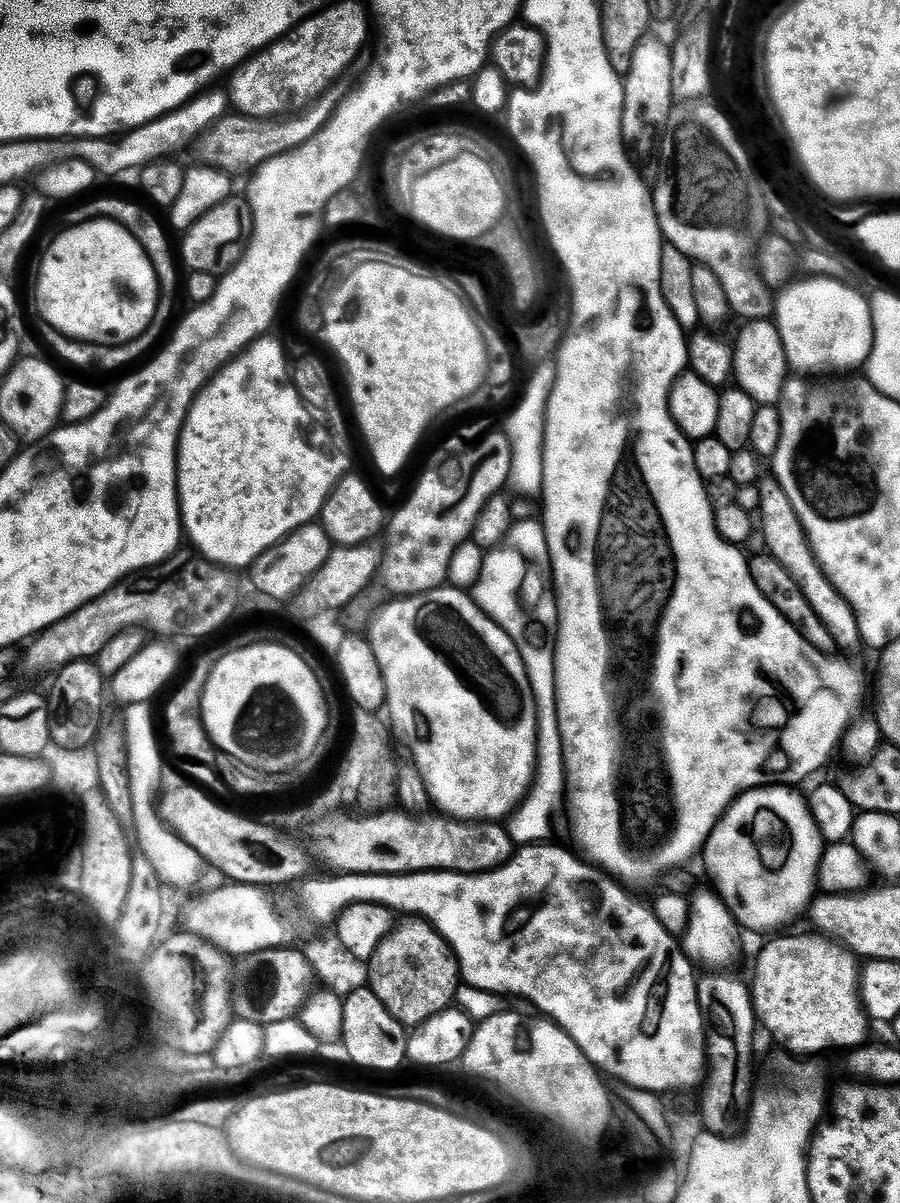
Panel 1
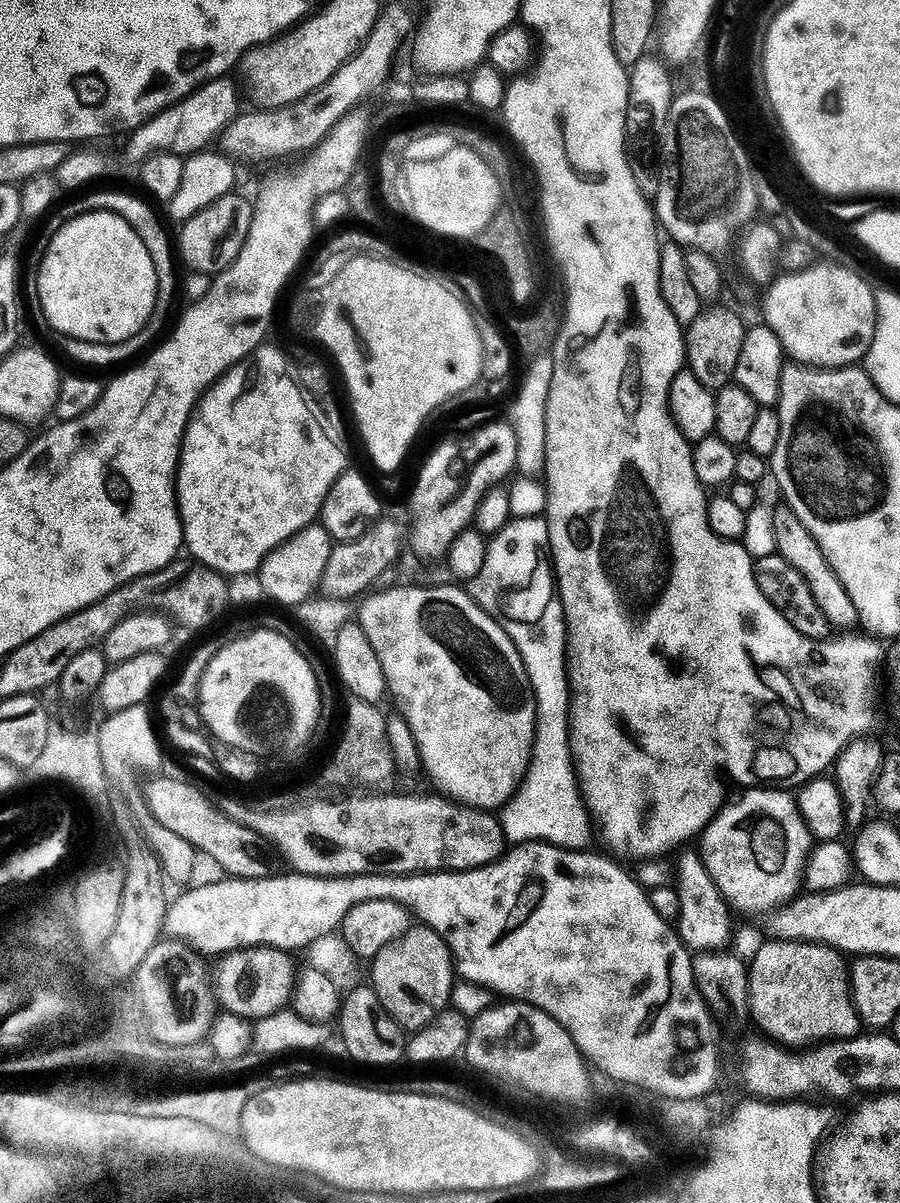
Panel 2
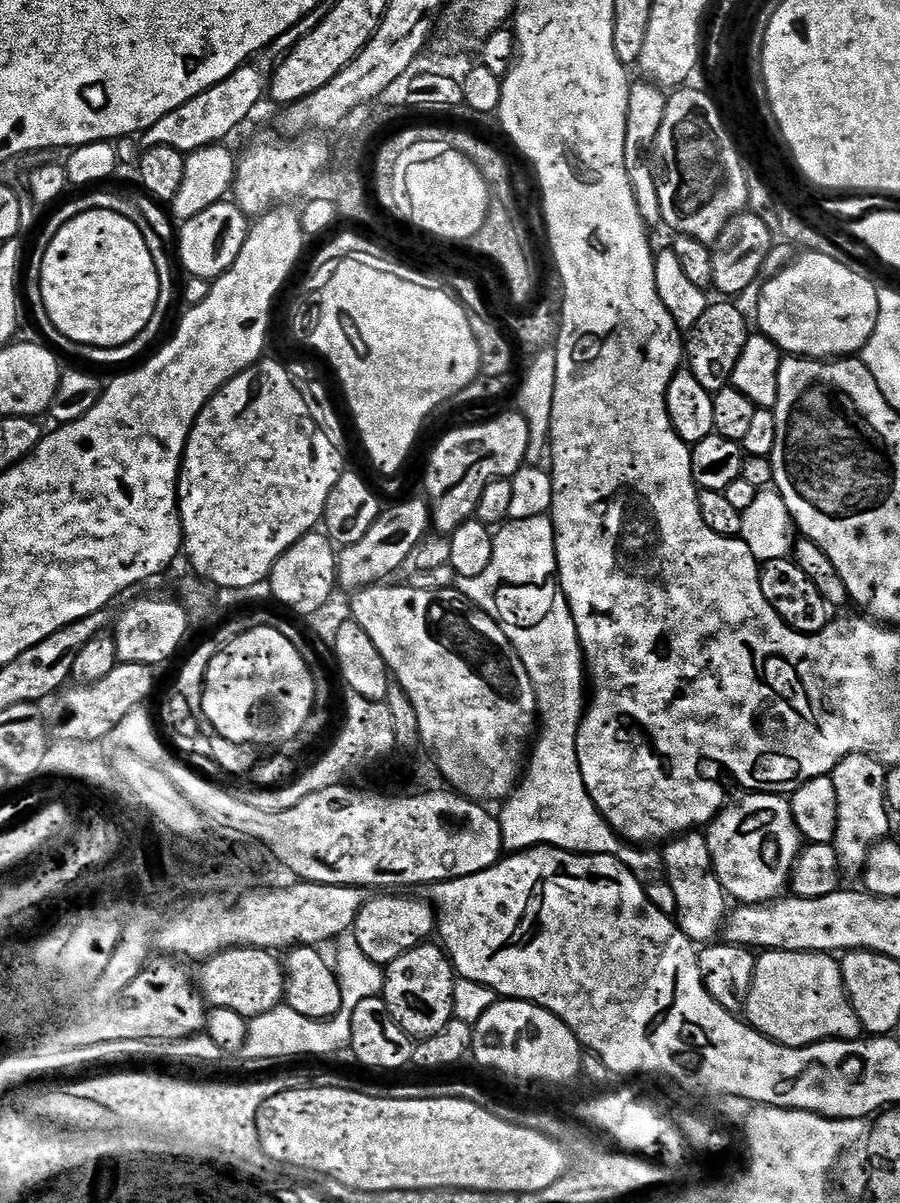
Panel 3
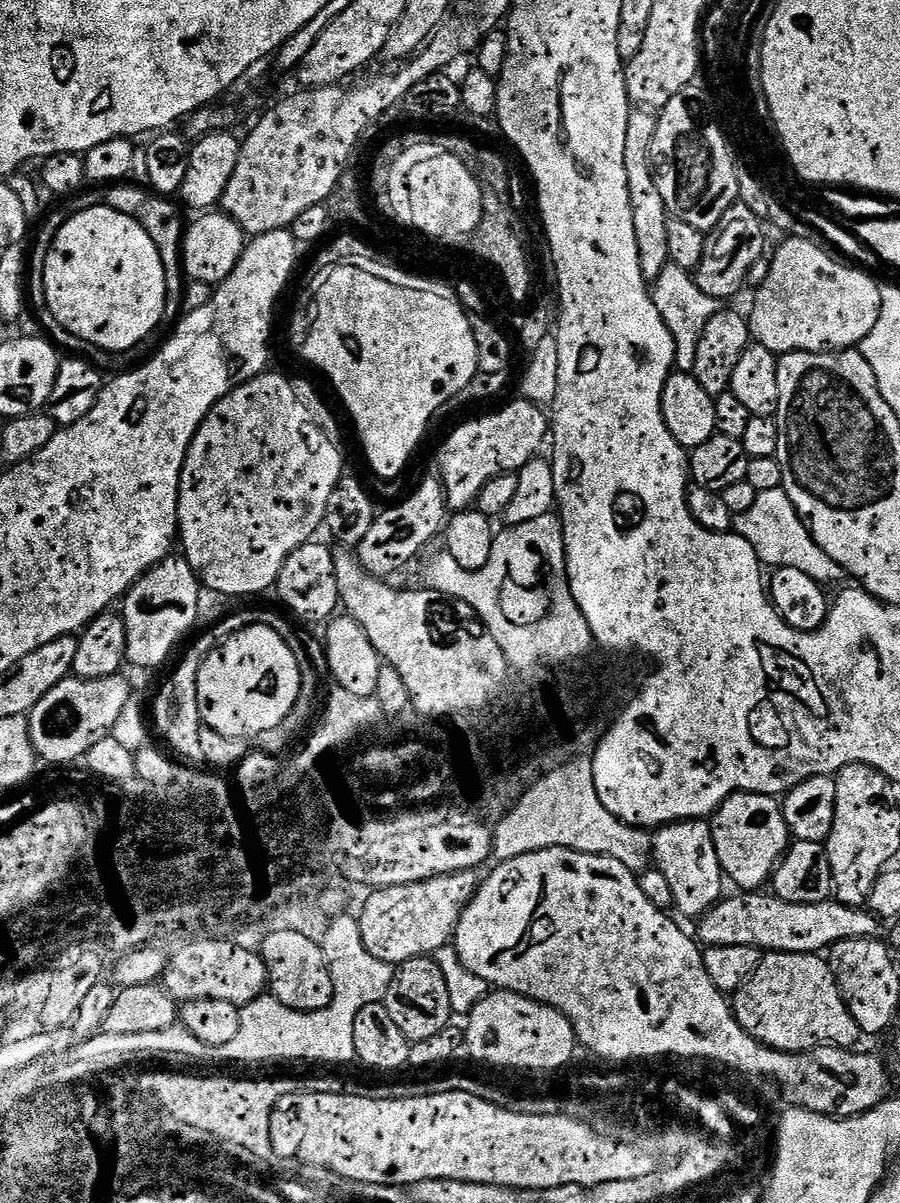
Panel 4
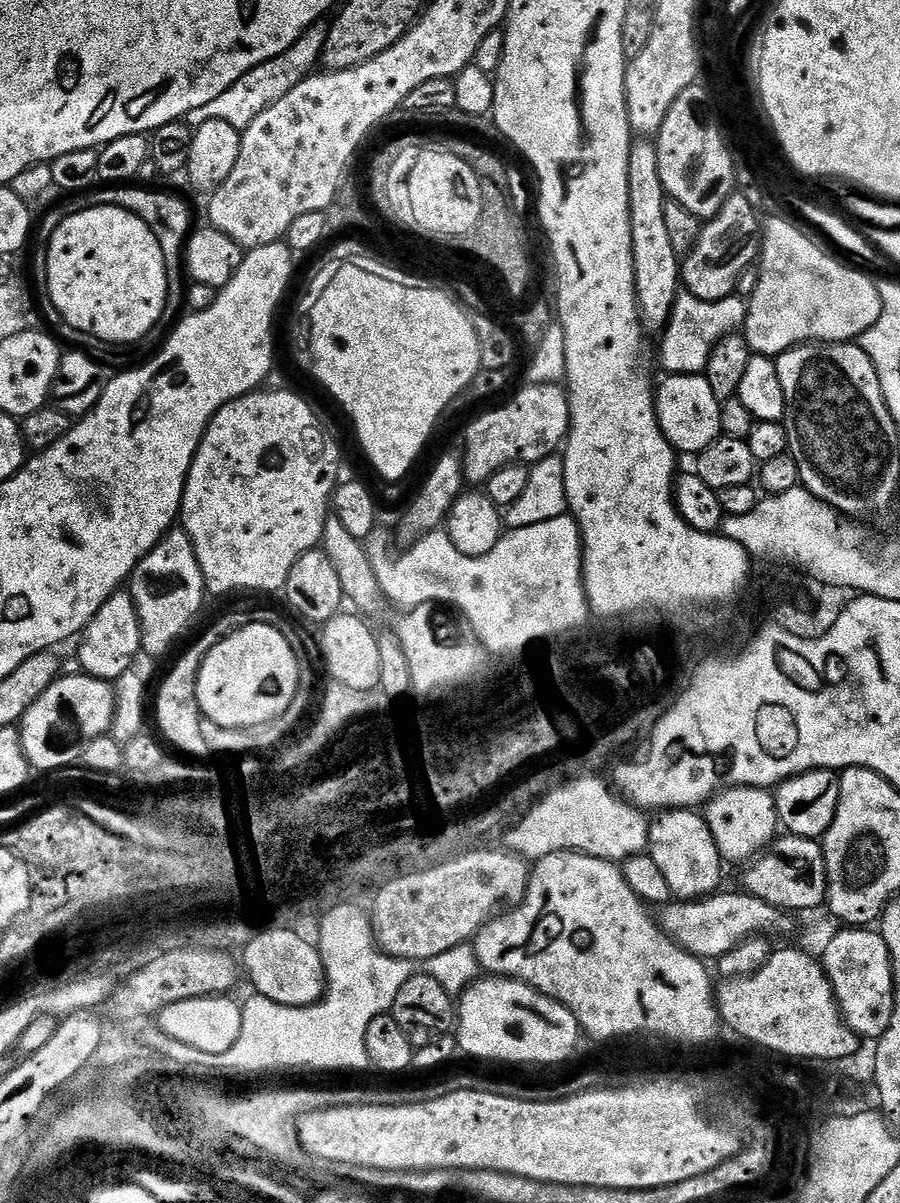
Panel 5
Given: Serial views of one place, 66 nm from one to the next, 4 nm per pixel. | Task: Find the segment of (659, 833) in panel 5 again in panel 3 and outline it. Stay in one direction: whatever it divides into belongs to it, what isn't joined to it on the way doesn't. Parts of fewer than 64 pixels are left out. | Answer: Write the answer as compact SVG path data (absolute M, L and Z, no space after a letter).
M693 830L673 839L665 848L668 849L663 849L662 864L665 869L668 867L666 880L677 895L678 923L681 930L694 942L719 937L730 912L730 900L712 867L707 835Z

